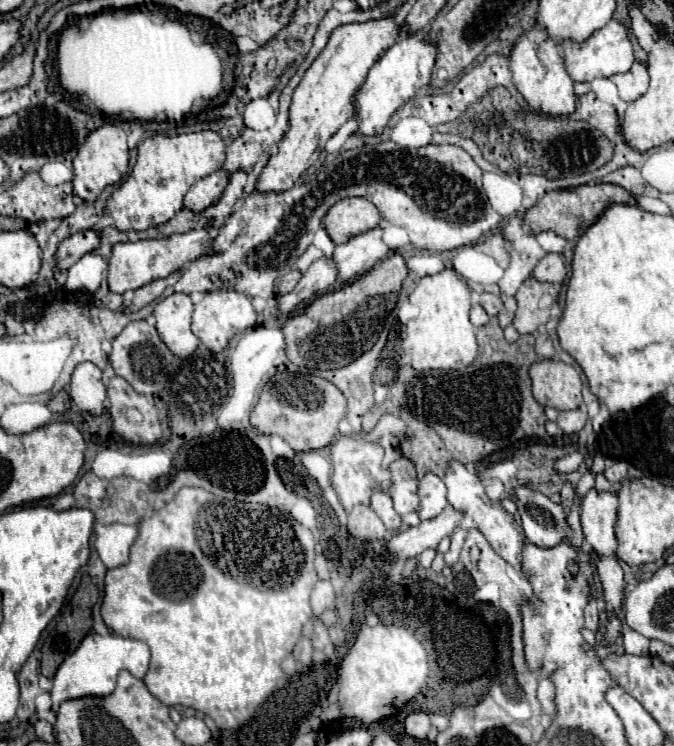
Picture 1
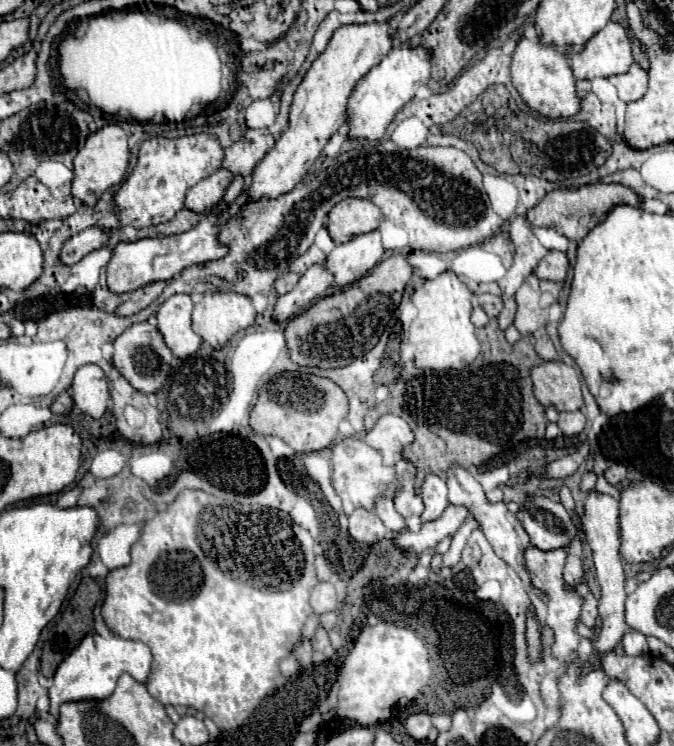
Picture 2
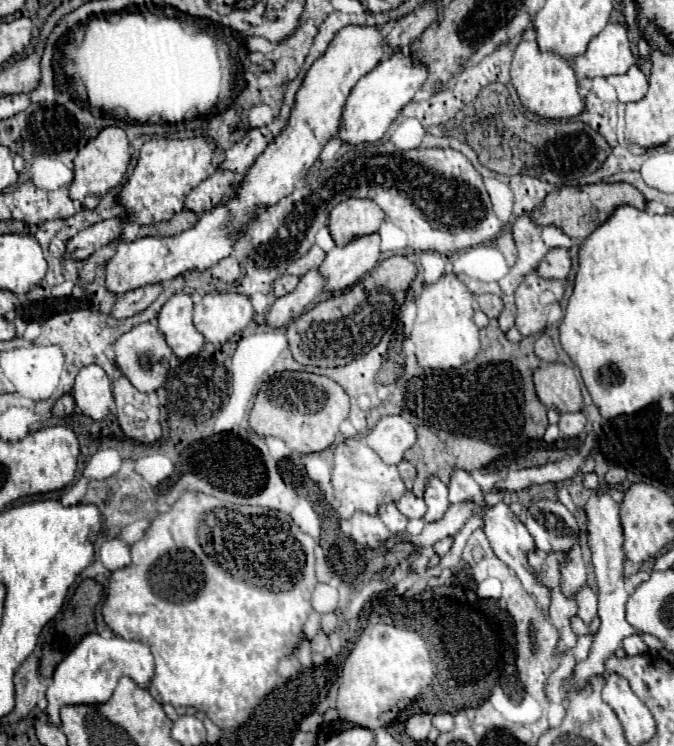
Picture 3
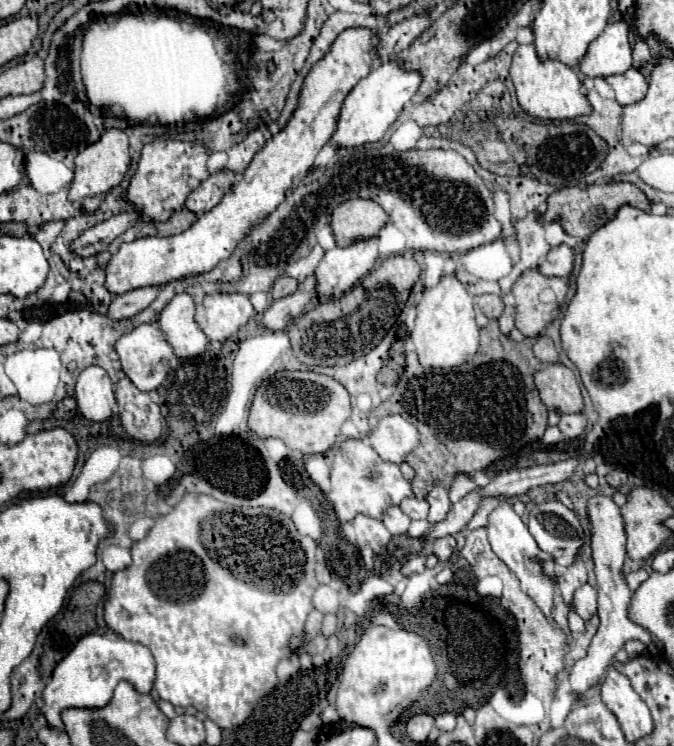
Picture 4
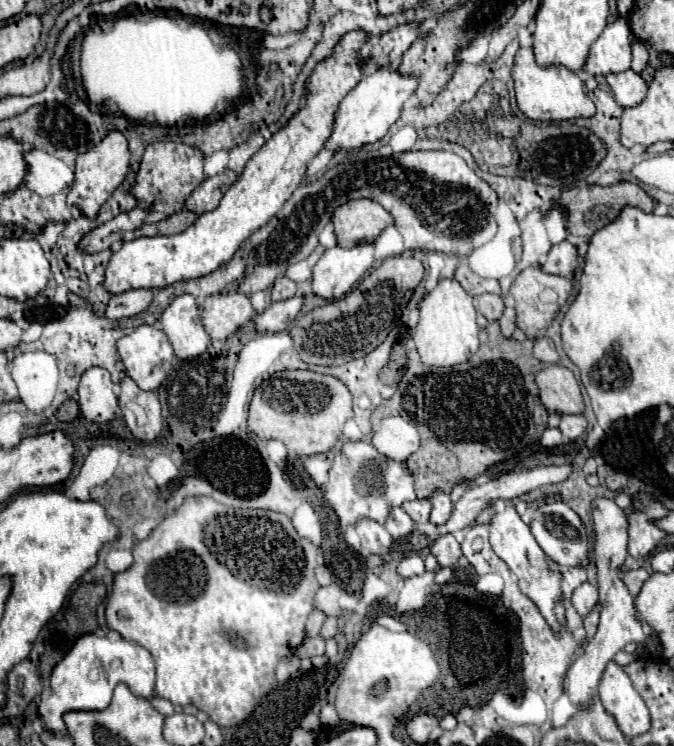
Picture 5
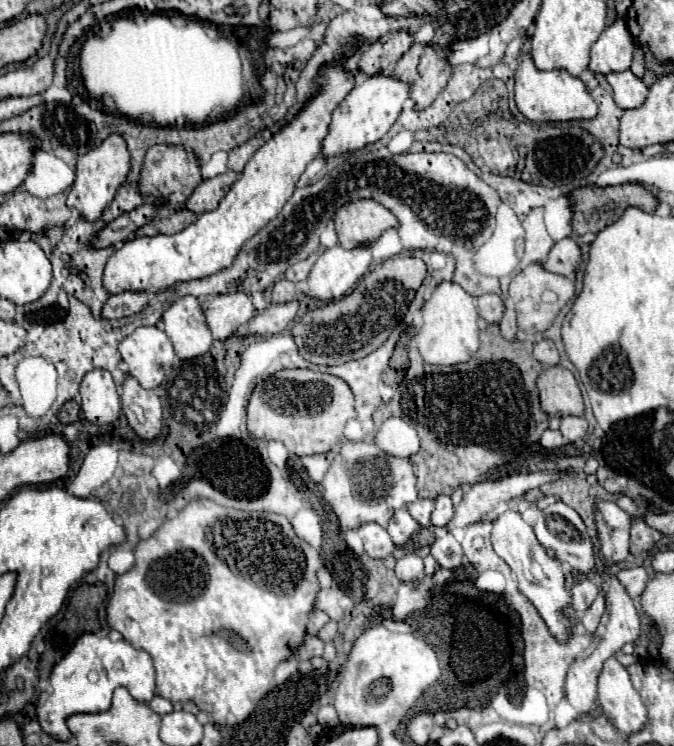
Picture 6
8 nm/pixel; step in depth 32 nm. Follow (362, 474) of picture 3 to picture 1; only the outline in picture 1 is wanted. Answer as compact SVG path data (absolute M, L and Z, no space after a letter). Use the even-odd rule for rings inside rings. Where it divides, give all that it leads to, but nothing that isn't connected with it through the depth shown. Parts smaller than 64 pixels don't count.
M338 438L330 448L332 448L332 488L342 500L342 506L346 512L350 512L356 504L368 504L372 488L388 490L390 472L382 470L382 458L384 458L382 446L366 440Z

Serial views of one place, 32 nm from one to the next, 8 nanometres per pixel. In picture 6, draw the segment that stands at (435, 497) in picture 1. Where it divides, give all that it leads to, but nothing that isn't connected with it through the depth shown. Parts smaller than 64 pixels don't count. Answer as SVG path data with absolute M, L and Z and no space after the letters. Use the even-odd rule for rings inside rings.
M444 494L436 496L434 512L432 512L432 524L434 526L446 526L452 516L454 516L454 504L452 504L450 496L444 496Z

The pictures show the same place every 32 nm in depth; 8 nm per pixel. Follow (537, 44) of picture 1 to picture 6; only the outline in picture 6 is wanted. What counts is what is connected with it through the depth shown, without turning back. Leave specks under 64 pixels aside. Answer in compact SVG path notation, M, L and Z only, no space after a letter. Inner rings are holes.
M522 52L518 58L516 80L516 106L532 122L566 122L566 120L590 120L596 116L598 108L588 94L584 82L572 76L568 70L538 70L530 52Z

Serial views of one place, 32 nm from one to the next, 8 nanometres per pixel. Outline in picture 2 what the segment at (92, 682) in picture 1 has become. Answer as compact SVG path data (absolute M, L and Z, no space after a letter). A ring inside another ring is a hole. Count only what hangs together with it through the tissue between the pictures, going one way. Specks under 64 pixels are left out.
M96 632L90 633L76 646L76 650L68 658L64 658L64 662L58 666L58 670L52 678L52 686L48 690L50 712L58 718L58 708L62 702L108 698L114 692L116 680L122 672L128 672L132 678L136 678L140 682L146 682L148 672L150 672L150 662L152 662L152 654L144 642L126 640L116 634L112 634L110 638L102 638Z

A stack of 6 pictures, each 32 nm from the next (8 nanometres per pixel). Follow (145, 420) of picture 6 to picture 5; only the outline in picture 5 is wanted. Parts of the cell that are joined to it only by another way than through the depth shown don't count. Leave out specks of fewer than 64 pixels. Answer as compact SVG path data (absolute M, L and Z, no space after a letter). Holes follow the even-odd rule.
M124 376L118 386L118 404L126 428L142 442L154 442L162 432L160 402L152 392L136 388L134 380Z

